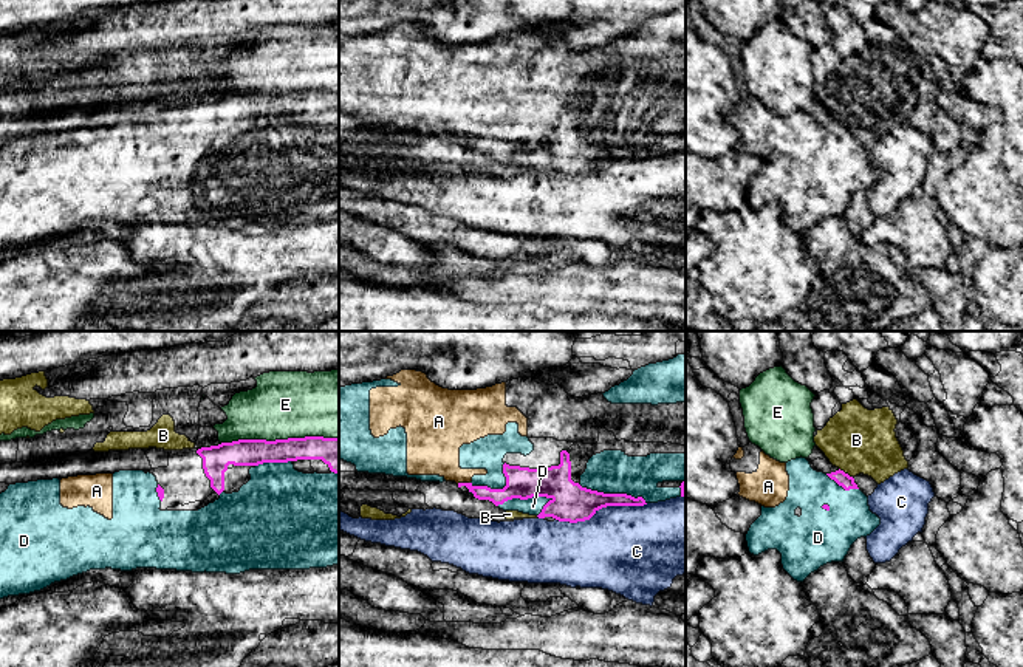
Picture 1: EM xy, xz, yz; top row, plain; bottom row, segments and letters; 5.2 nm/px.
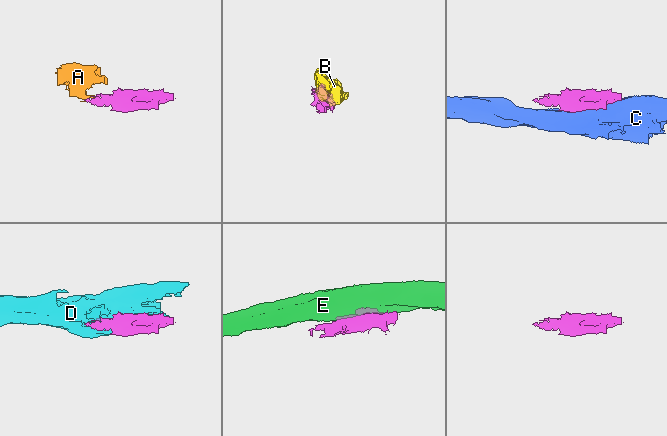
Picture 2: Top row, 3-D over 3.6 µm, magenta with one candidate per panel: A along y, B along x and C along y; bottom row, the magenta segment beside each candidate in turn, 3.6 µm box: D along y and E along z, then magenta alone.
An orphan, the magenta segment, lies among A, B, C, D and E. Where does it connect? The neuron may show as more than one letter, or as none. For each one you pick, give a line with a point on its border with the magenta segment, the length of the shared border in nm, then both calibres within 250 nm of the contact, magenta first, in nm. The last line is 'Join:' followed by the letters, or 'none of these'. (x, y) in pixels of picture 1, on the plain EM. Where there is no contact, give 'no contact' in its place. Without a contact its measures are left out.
A: meets magenta in xz at (463, 136); contact 70 nm long; 80 nm thick on the magenta side, 280 nm on the other
D: meets magenta in xz at (525, 152); contact 300 nm long; 200 nm thick on the magenta side, 90 nm on the other
Join: A, D

